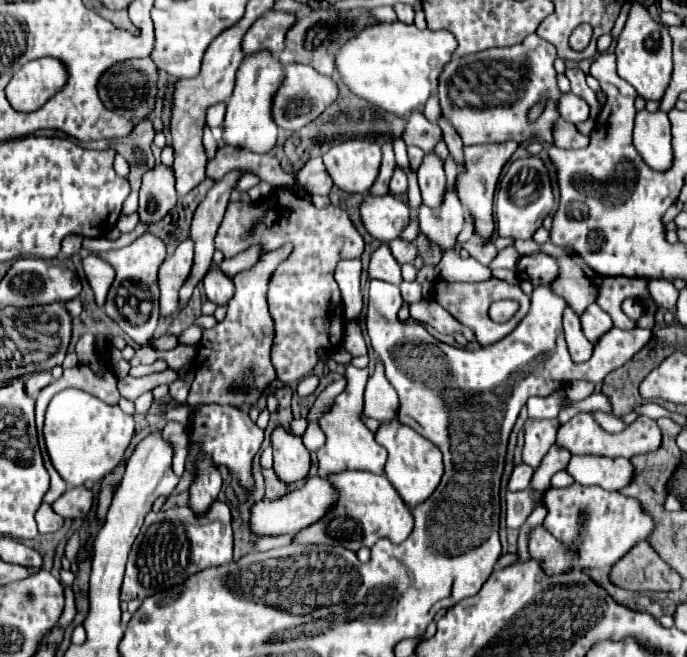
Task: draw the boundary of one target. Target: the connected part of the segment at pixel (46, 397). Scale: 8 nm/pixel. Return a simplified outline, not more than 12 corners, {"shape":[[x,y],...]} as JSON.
{"shape":[[89,365],[65,369],[61,379],[35,397],[37,429],[53,395],[67,387],[117,405],[117,377],[107,365],[101,373]]}

